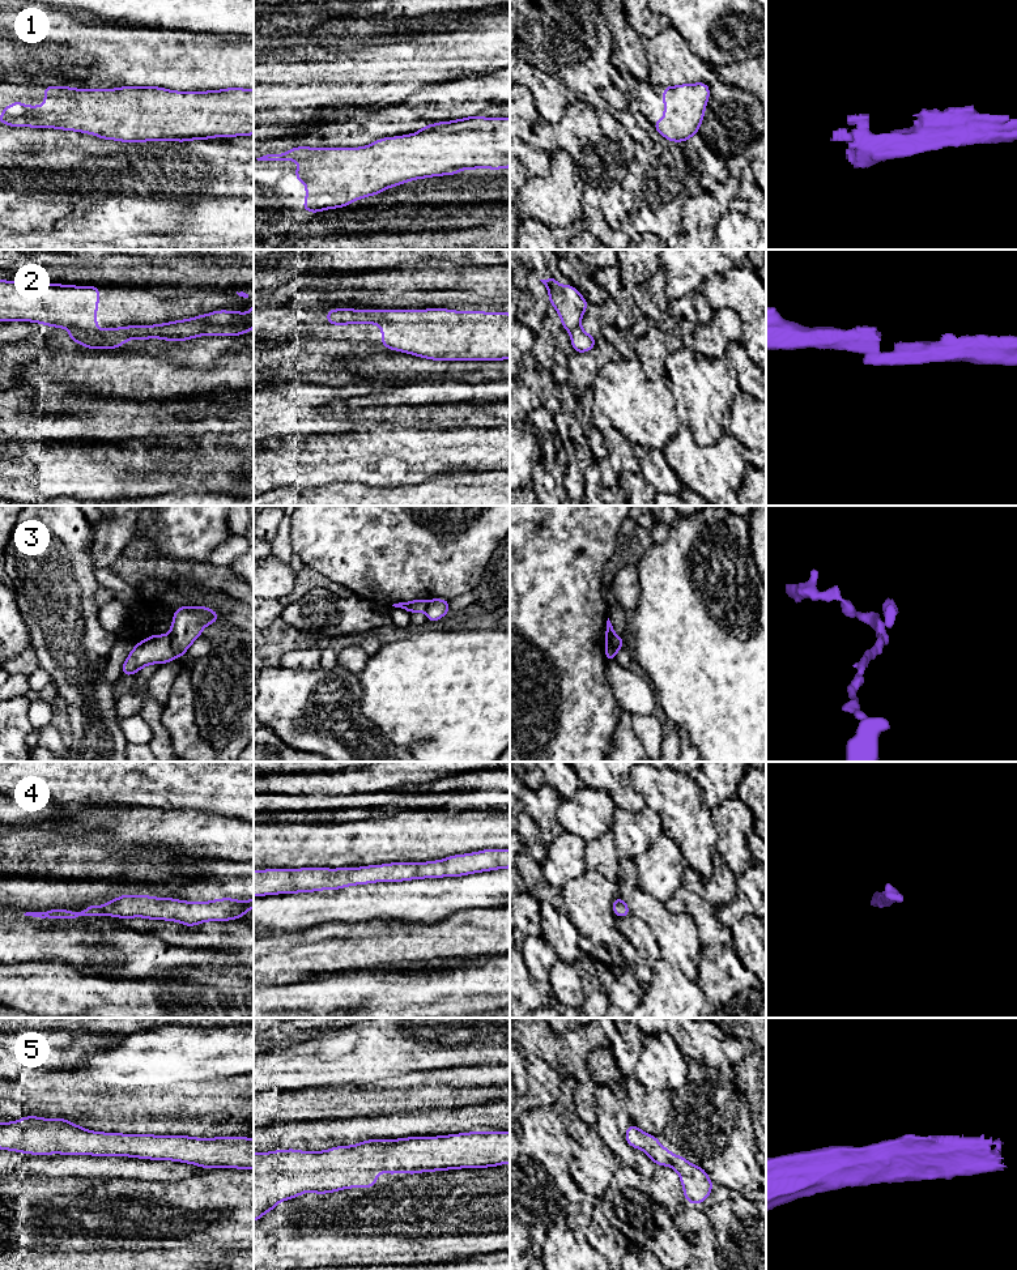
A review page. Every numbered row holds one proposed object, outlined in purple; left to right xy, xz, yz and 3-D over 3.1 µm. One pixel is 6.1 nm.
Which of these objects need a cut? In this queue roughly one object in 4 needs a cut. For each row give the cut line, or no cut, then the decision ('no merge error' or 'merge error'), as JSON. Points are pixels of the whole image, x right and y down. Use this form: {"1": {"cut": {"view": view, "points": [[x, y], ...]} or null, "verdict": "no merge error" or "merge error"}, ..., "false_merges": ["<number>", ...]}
{"1": {"cut": null, "verdict": "no merge error"}, "2": {"cut": {"view": "xy", "points": [[69, 328], [96, 329]]}, "verdict": "merge error"}, "3": {"cut": {"view": "xy", "points": [[169, 635], [171, 651], [177, 656]]}, "verdict": "merge error"}, "4": {"cut": null, "verdict": "no merge error"}, "5": {"cut": null, "verdict": "no merge error"}, "false_merges": ["2", "3"]}

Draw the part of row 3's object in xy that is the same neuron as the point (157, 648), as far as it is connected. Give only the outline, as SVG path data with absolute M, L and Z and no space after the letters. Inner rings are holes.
M152 634L148 639L136 643L122 666L122 674L133 676L149 664L167 664L175 659L170 635Z

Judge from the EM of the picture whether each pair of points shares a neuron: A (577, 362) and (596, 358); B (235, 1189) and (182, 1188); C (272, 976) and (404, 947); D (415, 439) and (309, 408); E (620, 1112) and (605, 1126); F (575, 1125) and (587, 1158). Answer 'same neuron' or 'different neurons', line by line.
A: same neuron
B: same neuron
C: same neuron
D: different neurons
E: same neuron
F: same neuron

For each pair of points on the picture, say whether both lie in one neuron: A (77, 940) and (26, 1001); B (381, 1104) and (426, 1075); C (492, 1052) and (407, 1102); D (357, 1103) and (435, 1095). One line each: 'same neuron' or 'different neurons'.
A: different neurons
B: same neuron
C: different neurons
D: same neuron

